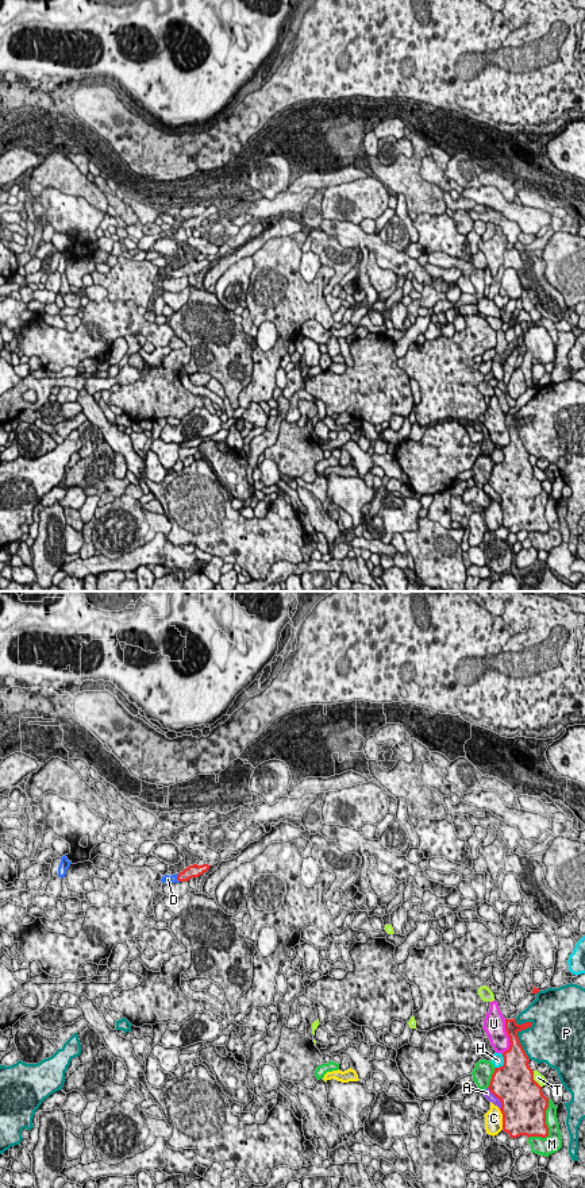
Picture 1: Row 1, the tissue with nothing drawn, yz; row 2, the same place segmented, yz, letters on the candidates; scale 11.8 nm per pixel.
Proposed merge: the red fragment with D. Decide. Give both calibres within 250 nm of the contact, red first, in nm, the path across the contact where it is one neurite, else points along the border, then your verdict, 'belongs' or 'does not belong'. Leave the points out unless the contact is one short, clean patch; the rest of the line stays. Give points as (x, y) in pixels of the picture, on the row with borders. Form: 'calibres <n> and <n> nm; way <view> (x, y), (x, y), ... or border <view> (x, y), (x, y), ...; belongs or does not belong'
calibres 160 and 100 nm; way yz (192, 871), (177, 878), (168, 879); belongs

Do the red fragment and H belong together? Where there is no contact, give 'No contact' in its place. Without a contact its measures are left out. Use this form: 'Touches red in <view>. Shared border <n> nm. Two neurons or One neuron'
Touches red in yz. Shared border 200 nm. Two neurons

